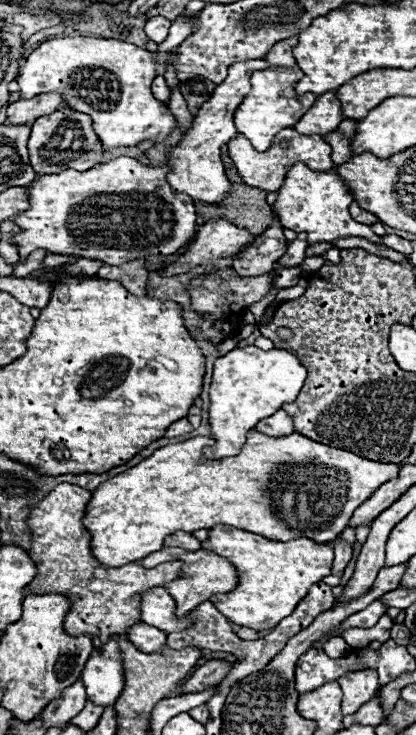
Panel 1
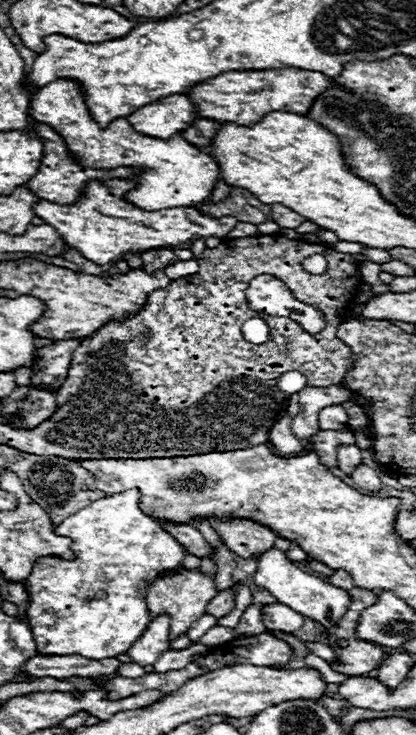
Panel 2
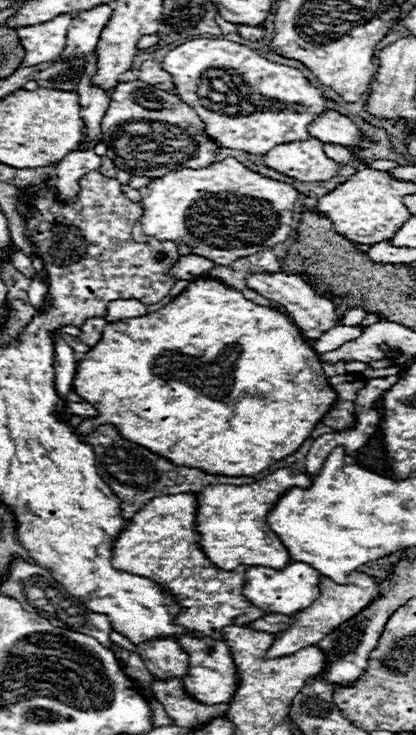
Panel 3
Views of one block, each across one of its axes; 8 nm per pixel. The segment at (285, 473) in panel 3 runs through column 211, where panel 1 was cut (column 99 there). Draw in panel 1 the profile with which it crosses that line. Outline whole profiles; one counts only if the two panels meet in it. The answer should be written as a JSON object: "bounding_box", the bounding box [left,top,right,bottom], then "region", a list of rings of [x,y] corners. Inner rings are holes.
{"bounding_box":[84,432,398,566],"region":[[[248,432],[248,440],[238,456],[208,460],[202,456],[206,446],[214,444],[212,438],[190,438],[186,442],[158,448],[152,456],[138,466],[100,484],[86,506],[84,526],[92,536],[92,552],[106,566],[124,566],[142,556],[148,556],[164,546],[164,538],[182,530],[196,532],[200,528],[214,528],[218,524],[234,526],[246,532],[266,536],[270,540],[294,540],[312,538],[314,542],[334,540],[350,522],[352,512],[372,496],[376,488],[398,476],[398,464],[382,464],[366,460],[358,454],[332,448],[306,436],[292,432],[284,438]]]}

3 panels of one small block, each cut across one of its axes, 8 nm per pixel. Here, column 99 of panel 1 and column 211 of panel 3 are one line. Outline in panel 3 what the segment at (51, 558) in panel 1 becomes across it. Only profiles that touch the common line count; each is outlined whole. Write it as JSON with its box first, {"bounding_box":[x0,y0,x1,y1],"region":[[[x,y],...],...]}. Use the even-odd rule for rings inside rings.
{"bounding_box":[112,494,266,638],"region":[[[196,494],[152,498],[150,504],[146,504],[132,516],[128,526],[114,542],[112,566],[116,570],[150,578],[162,588],[170,590],[180,604],[180,614],[174,624],[184,626],[192,632],[200,632],[206,638],[218,638],[222,634],[222,628],[250,624],[262,618],[266,612],[258,610],[242,594],[242,588],[246,584],[246,568],[226,572],[206,558],[198,542],[200,534],[196,532],[196,510]]]}

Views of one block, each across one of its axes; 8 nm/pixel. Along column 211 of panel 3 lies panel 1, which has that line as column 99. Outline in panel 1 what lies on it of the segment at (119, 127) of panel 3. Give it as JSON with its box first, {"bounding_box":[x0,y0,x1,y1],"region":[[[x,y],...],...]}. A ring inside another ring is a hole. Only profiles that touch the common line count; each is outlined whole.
{"bounding_box":[28,108,104,176],"region":[[[60,108],[48,116],[40,116],[32,126],[28,150],[30,150],[32,168],[40,176],[56,174],[66,168],[74,168],[74,170],[94,168],[96,164],[102,164],[102,154],[104,154],[104,146],[94,132],[90,116],[76,112],[72,108]]]}

